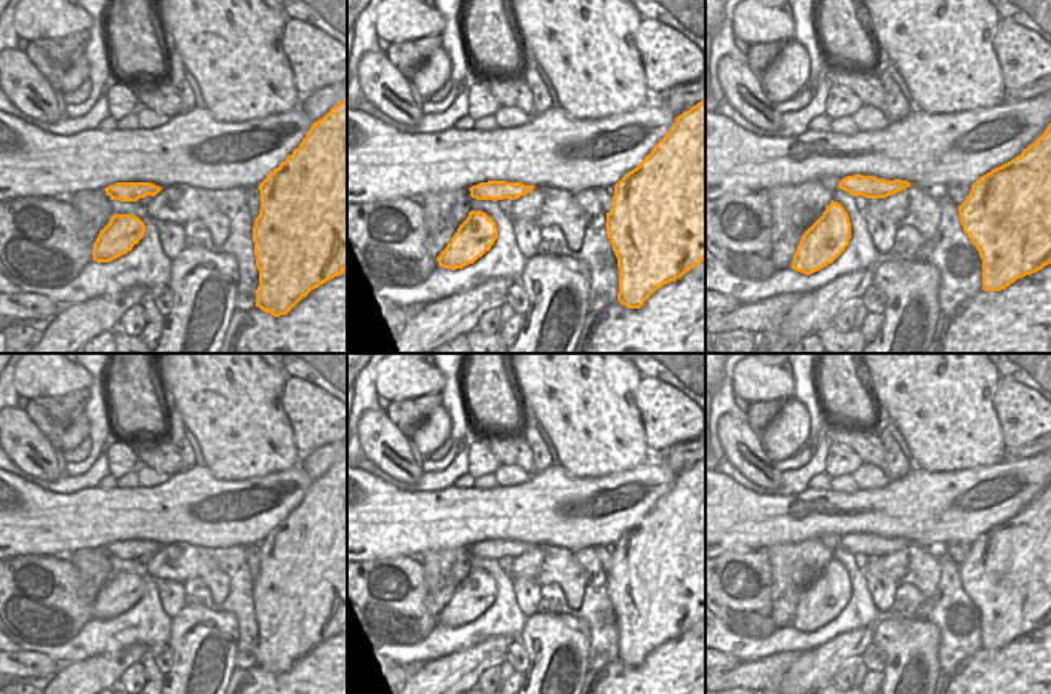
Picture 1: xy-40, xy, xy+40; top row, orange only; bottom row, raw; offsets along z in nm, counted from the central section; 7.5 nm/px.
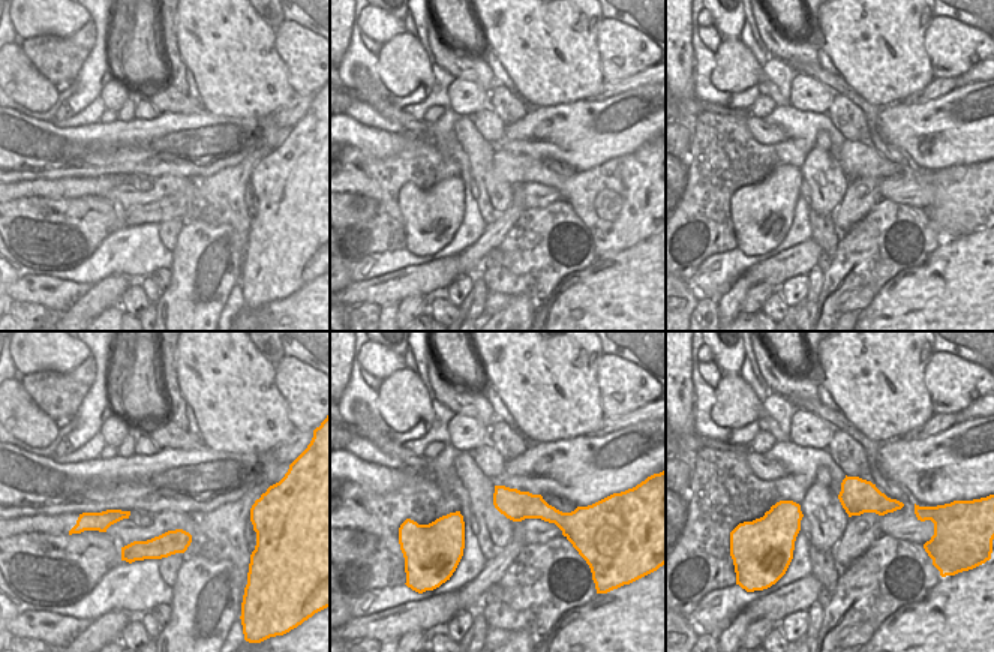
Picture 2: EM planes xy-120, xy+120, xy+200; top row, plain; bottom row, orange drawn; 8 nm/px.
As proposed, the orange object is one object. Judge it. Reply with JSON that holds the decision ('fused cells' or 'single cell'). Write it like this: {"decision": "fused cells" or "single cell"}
{"decision": "single cell"}

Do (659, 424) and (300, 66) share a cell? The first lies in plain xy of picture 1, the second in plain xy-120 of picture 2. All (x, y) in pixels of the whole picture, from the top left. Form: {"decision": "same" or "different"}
{"decision": "same"}

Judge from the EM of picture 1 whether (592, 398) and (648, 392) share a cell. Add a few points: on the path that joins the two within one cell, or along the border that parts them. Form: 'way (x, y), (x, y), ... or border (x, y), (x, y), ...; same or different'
border (642, 376), (637, 386), (637, 411), (645, 430); different

